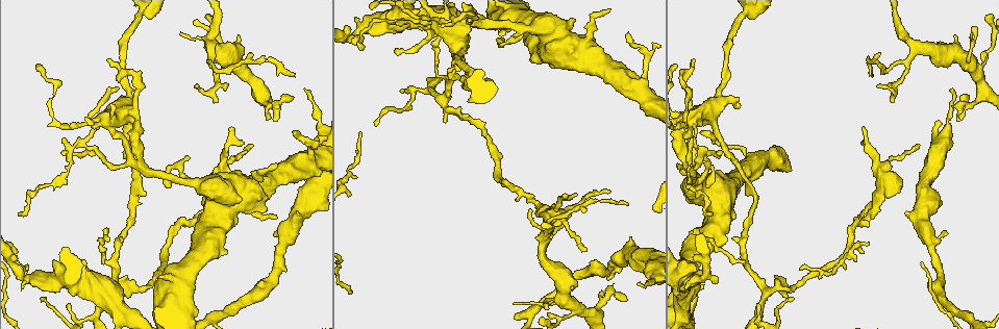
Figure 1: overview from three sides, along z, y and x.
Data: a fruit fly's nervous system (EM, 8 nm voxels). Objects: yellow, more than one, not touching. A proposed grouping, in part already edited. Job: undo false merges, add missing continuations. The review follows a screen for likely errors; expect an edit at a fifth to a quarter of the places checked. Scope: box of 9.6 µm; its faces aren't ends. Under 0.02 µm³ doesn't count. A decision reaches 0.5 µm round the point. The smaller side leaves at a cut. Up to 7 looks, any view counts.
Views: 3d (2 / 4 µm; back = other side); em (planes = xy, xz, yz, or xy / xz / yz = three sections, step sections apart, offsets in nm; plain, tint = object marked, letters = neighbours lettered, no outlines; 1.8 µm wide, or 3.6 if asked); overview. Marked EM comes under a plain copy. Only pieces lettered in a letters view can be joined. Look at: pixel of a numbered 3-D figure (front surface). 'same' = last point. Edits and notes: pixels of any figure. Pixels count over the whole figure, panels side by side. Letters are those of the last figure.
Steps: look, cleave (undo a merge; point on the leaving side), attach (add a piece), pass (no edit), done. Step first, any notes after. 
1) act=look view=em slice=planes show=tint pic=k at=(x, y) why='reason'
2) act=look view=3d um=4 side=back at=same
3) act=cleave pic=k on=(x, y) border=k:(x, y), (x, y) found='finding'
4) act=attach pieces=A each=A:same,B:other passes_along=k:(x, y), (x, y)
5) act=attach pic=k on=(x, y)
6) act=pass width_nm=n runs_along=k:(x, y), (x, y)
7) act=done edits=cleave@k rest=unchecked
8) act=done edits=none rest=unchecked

act=look view=em slice=xy step=16 show=letters pic=1 at=(865, 128) why='thin end'

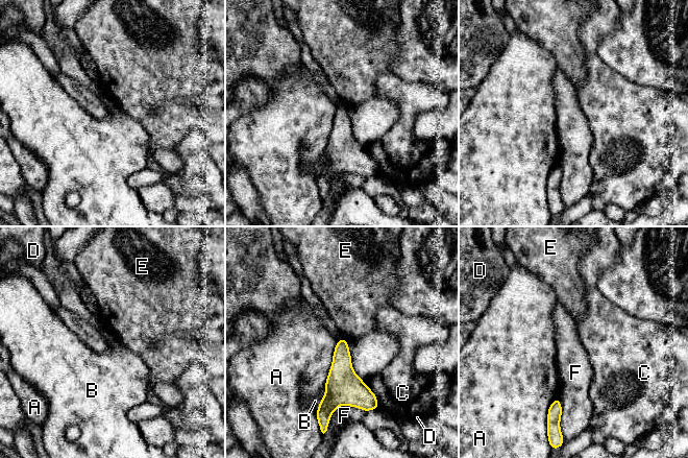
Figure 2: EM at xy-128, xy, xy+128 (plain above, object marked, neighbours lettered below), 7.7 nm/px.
act=look view=em slice=planes show=letters at=same why='another direction'

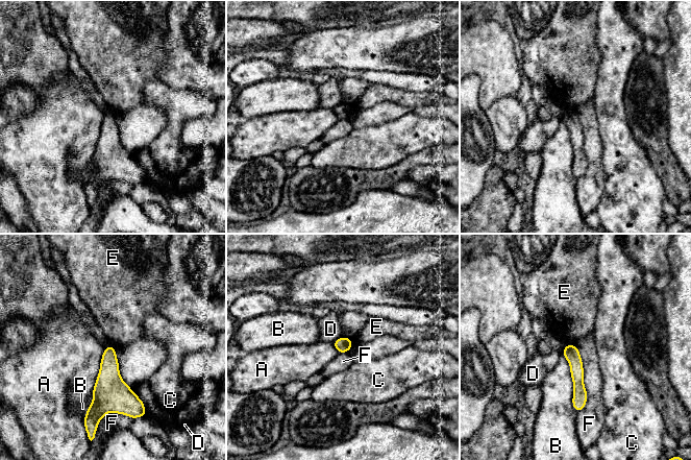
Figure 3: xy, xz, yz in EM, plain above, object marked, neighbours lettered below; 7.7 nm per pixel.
act=pass width_nm=120 each=A:other,B:other,C:other,D:other,E:other,F:other runs_along=3:(568, 346), (575, 362), (580, 408) found='no lettered piece goes on from it'

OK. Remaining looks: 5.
act=look view=em slice=xy step=16 show=letters pic=1 at=(689, 131) why='closes a loop'

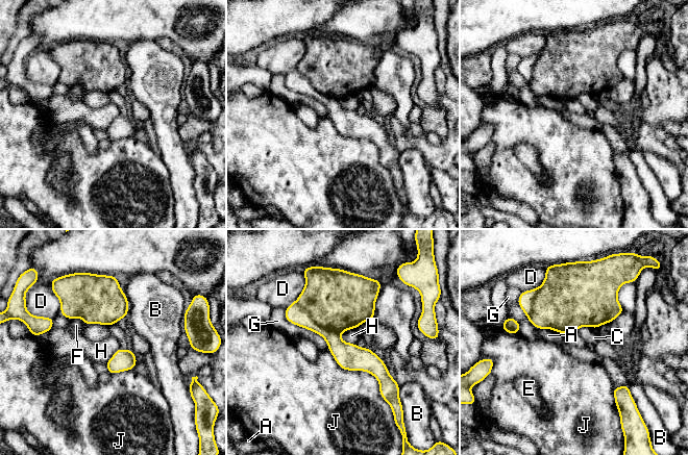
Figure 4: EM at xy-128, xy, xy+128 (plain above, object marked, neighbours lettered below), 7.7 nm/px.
act=cleave pic=4 on=(338, 300) each=A:other,B:other,C:other,D:other,E:other,F:other,G:other,H:other,J:other border=4:(296, 301), (316, 323), (339, 333) found='a second neuron is stuck on'

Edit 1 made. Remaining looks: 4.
act=done edits=cleave@4 rest=unchecked

